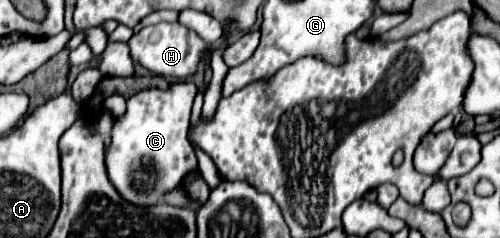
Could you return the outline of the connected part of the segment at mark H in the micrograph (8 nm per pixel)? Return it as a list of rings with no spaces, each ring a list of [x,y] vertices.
[[[158,23],[144,27],[138,35],[132,35],[128,47],[132,59],[138,61],[148,71],[166,79],[186,79],[196,71],[200,55],[206,49],[206,43],[194,31],[182,27],[180,23]]]

